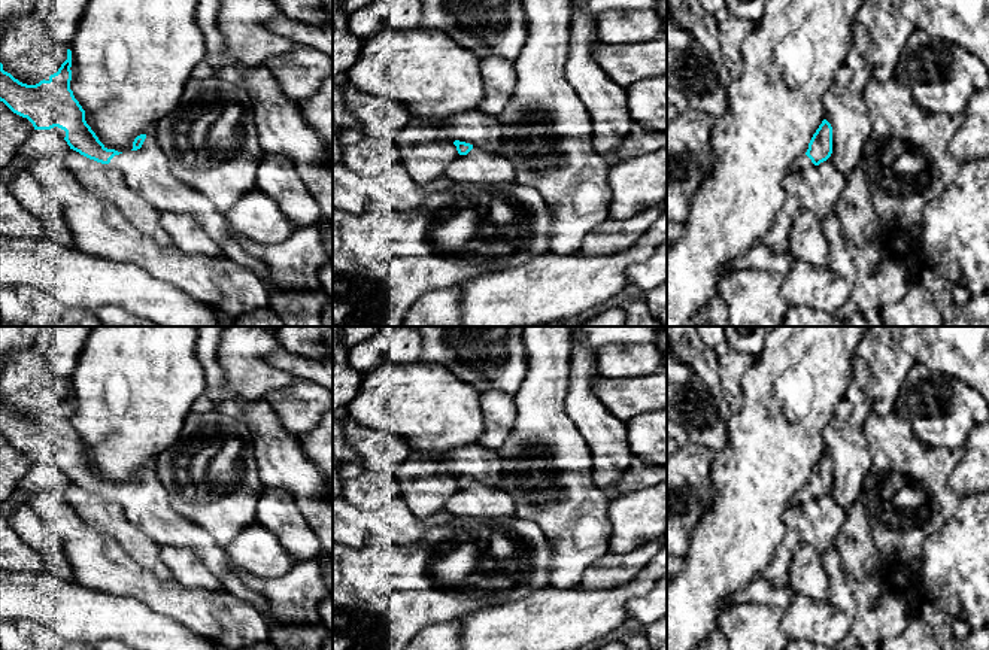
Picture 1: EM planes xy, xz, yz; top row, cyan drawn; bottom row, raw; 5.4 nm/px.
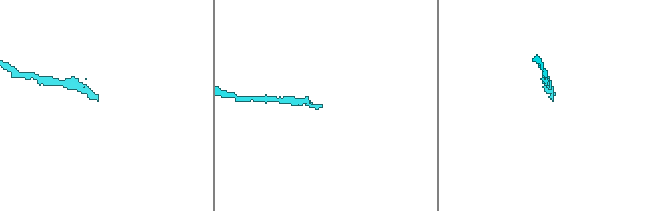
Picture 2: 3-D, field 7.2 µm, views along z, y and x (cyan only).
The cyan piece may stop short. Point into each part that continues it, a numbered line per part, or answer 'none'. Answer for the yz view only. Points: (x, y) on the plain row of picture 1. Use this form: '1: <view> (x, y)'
1: yz (803, 495)

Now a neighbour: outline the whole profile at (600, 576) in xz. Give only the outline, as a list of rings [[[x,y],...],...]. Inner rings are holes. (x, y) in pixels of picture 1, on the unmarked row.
[[[664,538],[652,540],[624,555],[607,553],[595,567],[585,571],[579,587],[612,589],[629,581],[658,555]]]

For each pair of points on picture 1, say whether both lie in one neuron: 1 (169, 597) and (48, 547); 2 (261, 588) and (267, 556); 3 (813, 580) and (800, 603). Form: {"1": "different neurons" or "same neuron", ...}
{"1": "different neurons", "2": "different neurons", "3": "different neurons"}

